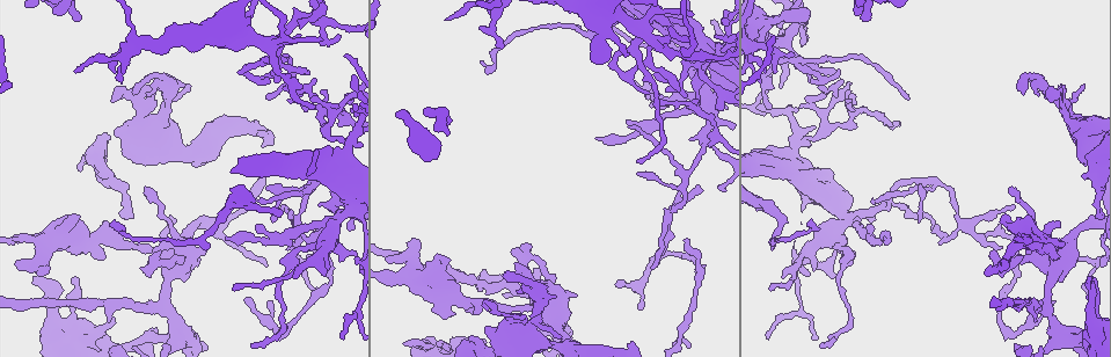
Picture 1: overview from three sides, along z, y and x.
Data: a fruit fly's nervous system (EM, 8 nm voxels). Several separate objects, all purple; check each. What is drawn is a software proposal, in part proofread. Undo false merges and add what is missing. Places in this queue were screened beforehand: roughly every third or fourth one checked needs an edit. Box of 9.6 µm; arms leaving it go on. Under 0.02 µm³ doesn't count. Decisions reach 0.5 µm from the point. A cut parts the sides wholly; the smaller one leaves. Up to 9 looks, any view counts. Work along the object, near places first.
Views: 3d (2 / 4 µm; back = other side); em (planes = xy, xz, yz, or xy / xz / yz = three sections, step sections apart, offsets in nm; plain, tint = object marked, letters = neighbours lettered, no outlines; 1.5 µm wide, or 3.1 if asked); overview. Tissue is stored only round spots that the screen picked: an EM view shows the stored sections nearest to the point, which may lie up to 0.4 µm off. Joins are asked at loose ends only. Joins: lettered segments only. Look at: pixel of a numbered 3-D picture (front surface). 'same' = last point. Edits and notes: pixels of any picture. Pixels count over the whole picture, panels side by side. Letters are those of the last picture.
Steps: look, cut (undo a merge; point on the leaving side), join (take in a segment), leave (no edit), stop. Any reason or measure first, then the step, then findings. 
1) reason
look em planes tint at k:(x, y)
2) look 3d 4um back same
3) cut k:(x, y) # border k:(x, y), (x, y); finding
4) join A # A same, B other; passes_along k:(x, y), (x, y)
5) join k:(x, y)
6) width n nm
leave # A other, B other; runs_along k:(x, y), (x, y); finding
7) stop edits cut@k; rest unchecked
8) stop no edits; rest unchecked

sharp bend
look 3d 4um at 1:(323, 104)

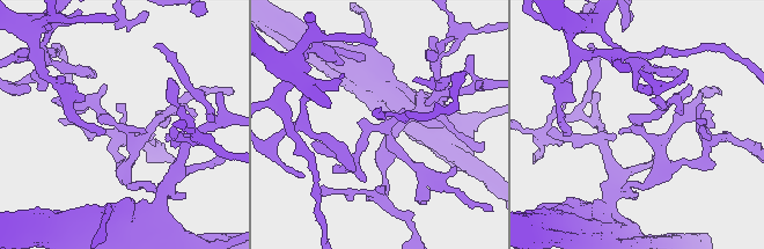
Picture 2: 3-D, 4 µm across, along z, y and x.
now the EM
look em planes letters at 2:(638, 123)

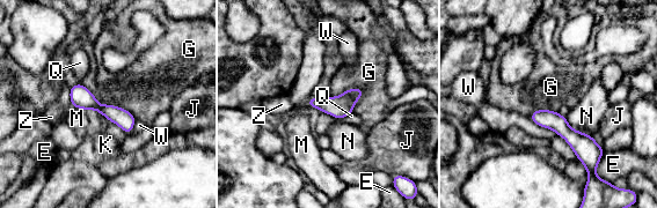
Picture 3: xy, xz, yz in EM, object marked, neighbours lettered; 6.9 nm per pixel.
leave # E other, G other, J other, K other, M other, N other, Q other, W other, Z other; border 3:(364, 89), (349, 88), (329, 95); continuous, no second cell

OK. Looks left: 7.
abrupt turn
look em xy step 4 tint at 1:(845, 252)

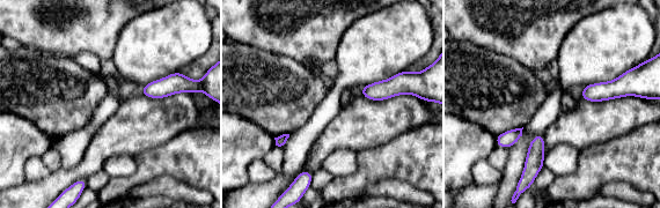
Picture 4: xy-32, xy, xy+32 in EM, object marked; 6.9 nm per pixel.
look em planes letters same

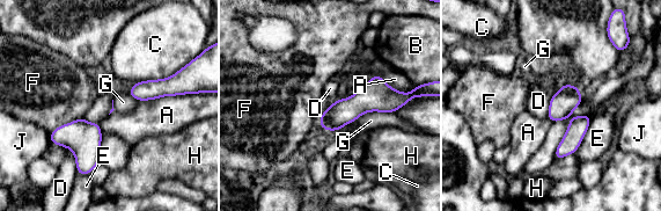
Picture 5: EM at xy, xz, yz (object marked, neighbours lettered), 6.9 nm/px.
width 20 nm
leave # A other, B other, C other, D other, E other, F other, G other, H other, J other; runs_along 5:(398, 95), (368, 97), (322, 124); continuous, no second cell

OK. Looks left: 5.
free end
look em yz step 8 tint at 1:(450, 119)

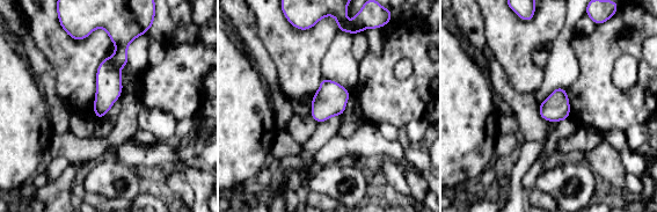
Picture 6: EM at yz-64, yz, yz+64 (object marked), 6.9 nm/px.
look em planes letters same

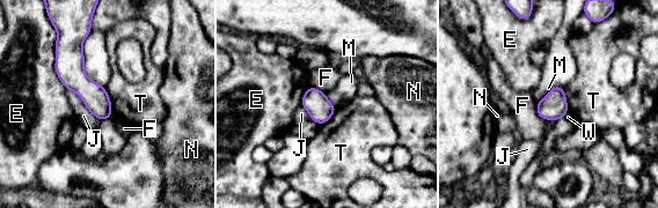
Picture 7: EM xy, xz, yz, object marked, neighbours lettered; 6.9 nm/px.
leave # E other, F other, J other, M other, N other, T other, W other; border 7:(553, 87), (536, 103); no lettered segment goes on from it

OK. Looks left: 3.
sudden change in width
look 3d 4um at 1:(511, 329)

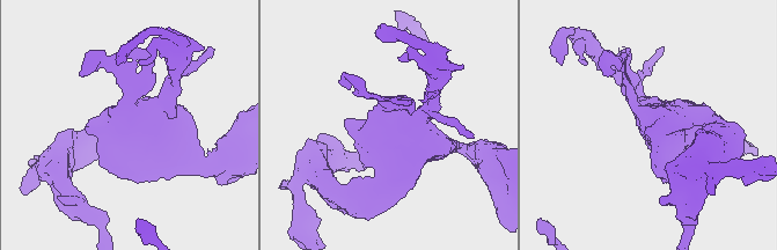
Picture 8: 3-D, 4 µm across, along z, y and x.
look em planes tint at 8:(651, 115)

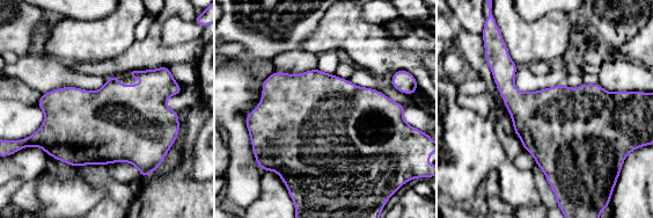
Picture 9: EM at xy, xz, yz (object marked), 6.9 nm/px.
look em planes letters same

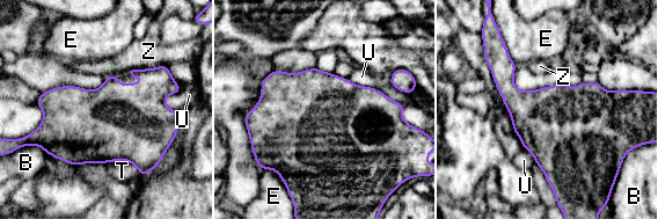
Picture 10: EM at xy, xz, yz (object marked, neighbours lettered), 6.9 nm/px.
longest_contact B 260 nm
leave # B other, E other, T other, U other, Z other; border 10:(144, 67), (131, 71); continuous, no second cell

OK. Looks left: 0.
stop no edits; rest unchecked

